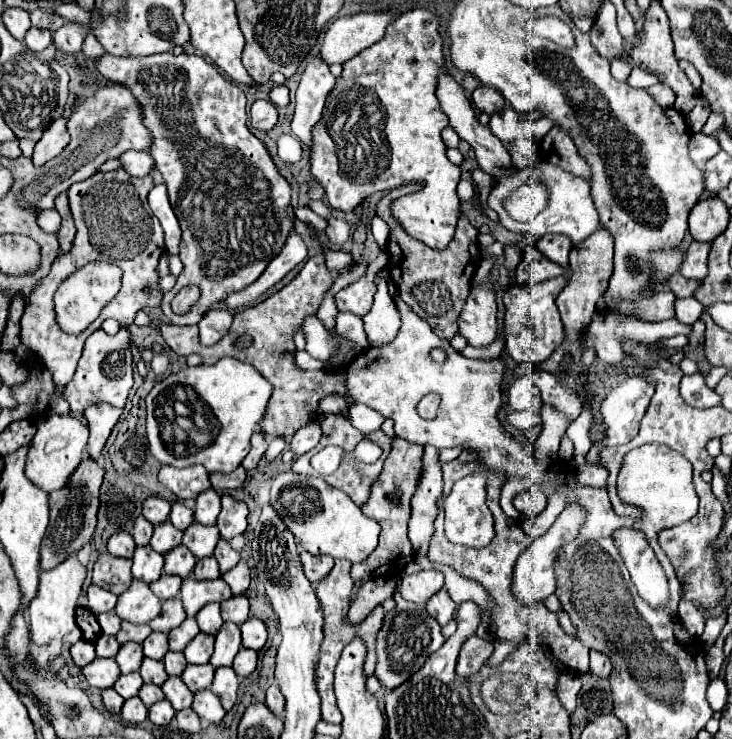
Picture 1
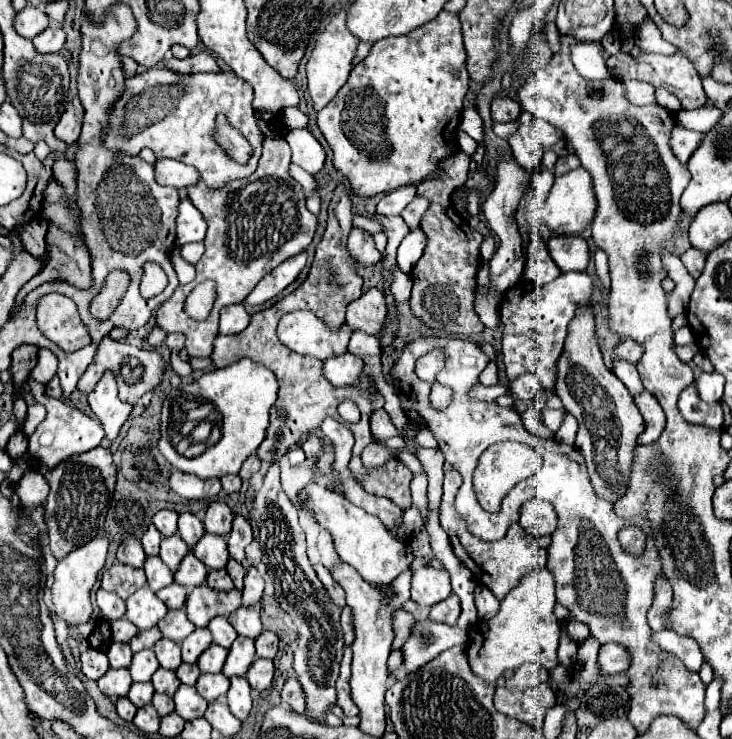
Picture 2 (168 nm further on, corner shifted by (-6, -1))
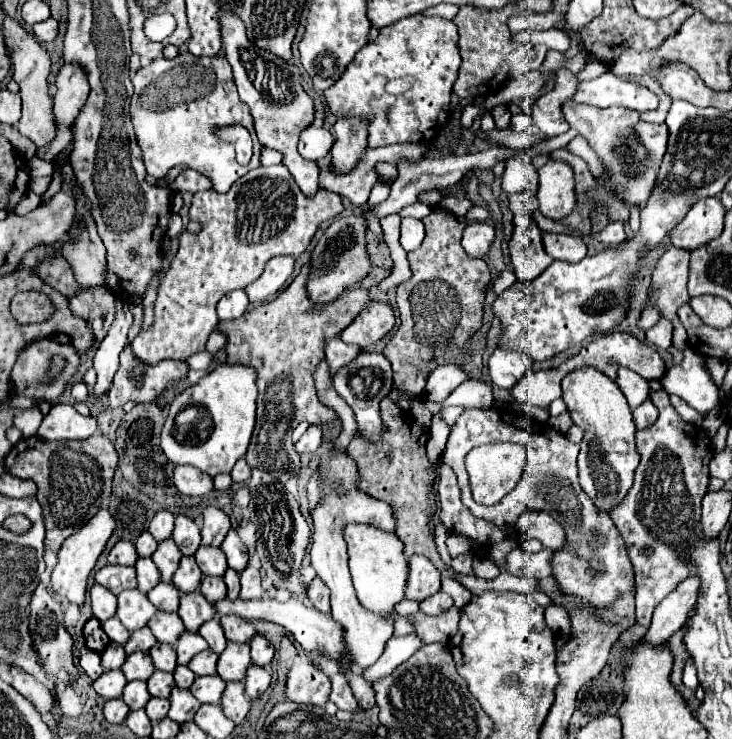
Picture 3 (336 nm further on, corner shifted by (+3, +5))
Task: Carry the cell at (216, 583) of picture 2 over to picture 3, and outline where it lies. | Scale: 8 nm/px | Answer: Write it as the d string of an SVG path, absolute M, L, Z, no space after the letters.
M204 577L202 585L200 585L200 591L212 603L222 601L226 597L226 585L224 585L222 577Z

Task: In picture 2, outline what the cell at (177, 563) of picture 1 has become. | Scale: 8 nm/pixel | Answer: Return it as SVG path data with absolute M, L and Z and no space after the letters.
M191 551L183 557L177 573L175 573L175 581L187 589L195 587L195 585L201 585L205 583L205 577L207 577L207 567L195 559L195 555L191 555Z

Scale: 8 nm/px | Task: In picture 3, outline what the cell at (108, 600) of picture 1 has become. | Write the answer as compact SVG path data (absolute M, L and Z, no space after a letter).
M96 583L90 591L90 597L92 597L92 611L96 619L106 621L116 615L116 597L110 591L106 591L102 585Z

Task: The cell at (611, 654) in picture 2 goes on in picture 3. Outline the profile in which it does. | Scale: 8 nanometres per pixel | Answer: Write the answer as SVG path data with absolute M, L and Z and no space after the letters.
M698 575L684 579L654 611L652 625L646 633L646 641L650 643L662 643L670 635L674 635L686 621L686 613L694 607L698 599L700 579Z

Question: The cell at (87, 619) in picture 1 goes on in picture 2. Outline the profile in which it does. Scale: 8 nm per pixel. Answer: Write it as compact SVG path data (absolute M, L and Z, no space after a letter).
M97 619L95 621L95 629L93 633L87 637L89 645L99 649L99 651L107 651L107 647L111 645L111 627L109 627L109 621L107 619Z

